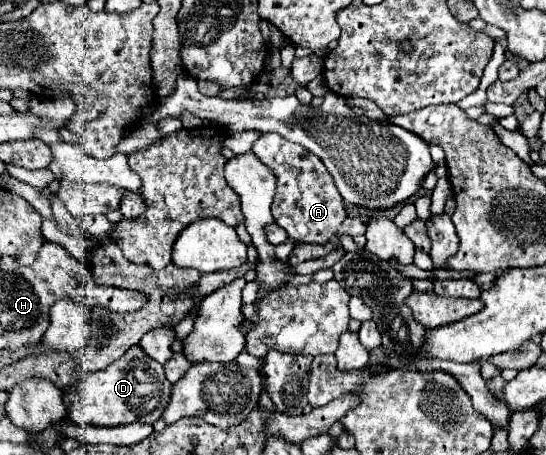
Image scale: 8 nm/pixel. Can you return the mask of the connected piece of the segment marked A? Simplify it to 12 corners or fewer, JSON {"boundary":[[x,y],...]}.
{"boundary":[[276,133],[252,151],[276,177],[274,221],[298,243],[346,219],[324,163]]}

